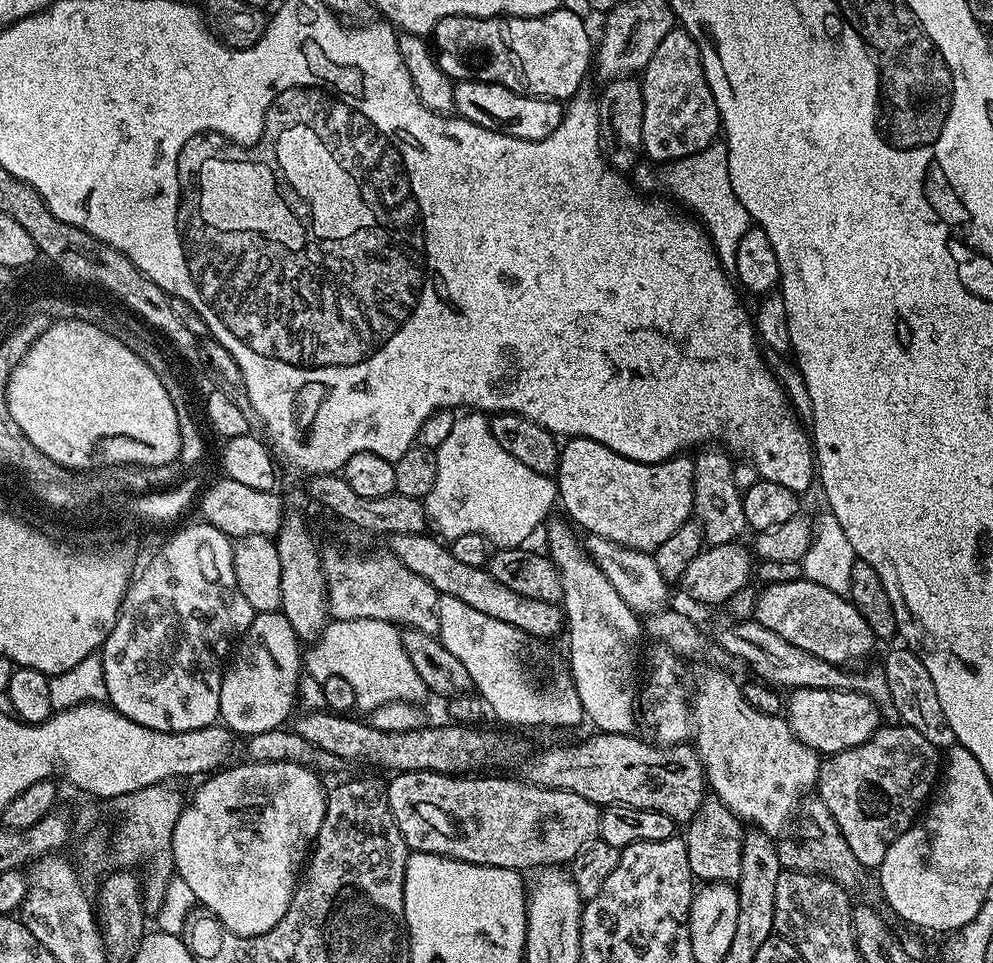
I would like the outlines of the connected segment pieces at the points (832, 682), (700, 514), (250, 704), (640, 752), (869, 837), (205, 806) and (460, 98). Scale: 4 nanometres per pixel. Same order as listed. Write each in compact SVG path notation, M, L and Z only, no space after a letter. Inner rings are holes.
M756 619L742 620L739 622L729 623L729 628L724 628L718 635L718 643L729 657L737 656L744 664L749 664L754 671L757 672L759 679L769 686L775 686L777 689L795 690L798 688L843 688L854 692L866 694L880 708L881 717L888 722L896 722L900 720L898 710L892 705L892 695L890 694L890 686L886 682L886 674L883 667L868 668L865 672L856 672L860 670L849 670L847 667L831 664L830 662L822 662L822 658L814 658L814 654L806 654L806 650L798 650L798 646L794 646L790 642L786 642L786 638L774 634L774 630L766 630L766 626L762 626Z
M704 446L694 456L694 502L692 511L695 519L701 524L705 541L709 545L731 544L741 539L740 535L746 532L744 511L742 510L741 485L735 474L736 464L728 456L729 453L720 446Z
M255 613L250 626L239 637L224 670L219 714L223 727L240 738L285 727L293 715L292 707L296 704L296 687L300 684L300 676L302 641L294 634L290 622L286 622L284 613Z
M597 731L592 735L596 736L588 736L584 741L570 744L566 748L548 748L545 752L538 753L532 764L525 766L523 779L539 788L578 794L601 806L621 804L634 806L638 810L654 810L677 822L690 822L696 816L706 795L706 777L704 763L691 743L655 746L639 740L636 734L626 732Z
M896 722L880 727L870 739L862 742L862 746L825 755L820 762L820 776L816 779L815 791L830 814L834 814L834 822L838 822L838 830L842 830L850 850L854 850L854 858L858 858L864 868L876 870L882 858L886 858L886 850L890 850L892 843L917 819L916 804L923 805L933 795L941 768L942 756L937 748L926 742L918 730L903 722Z
M240 762L237 768L225 767L216 770L203 781L204 784L183 805L183 812L178 818L173 832L173 862L175 864L175 875L186 880L194 892L197 905L209 908L209 910L223 922L234 934L239 936L257 936L266 934L282 922L286 910L290 906L292 896L296 893L298 877L302 872L302 865L309 859L310 849L315 845L316 835L322 826L322 818L326 814L326 788L320 785L321 777L310 768L304 768L301 764L287 764L286 762L270 762L269 764L257 764L255 762Z
M458 80L452 85L454 90L455 115L463 120L474 122L483 128L489 128L514 138L527 140L545 140L564 117L565 105L559 100L548 100L545 96L523 96L521 92L510 90L501 84L491 84L481 80Z

